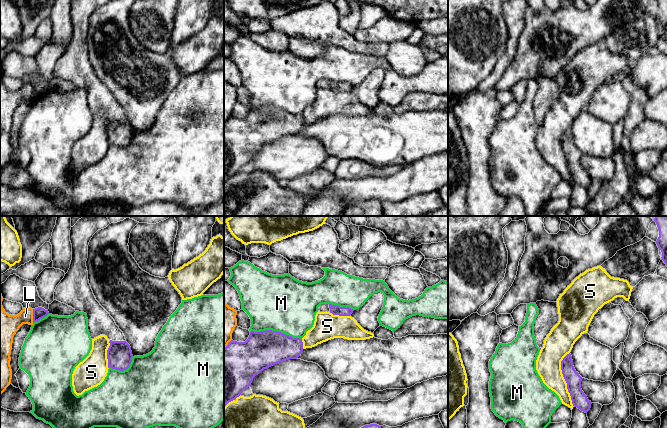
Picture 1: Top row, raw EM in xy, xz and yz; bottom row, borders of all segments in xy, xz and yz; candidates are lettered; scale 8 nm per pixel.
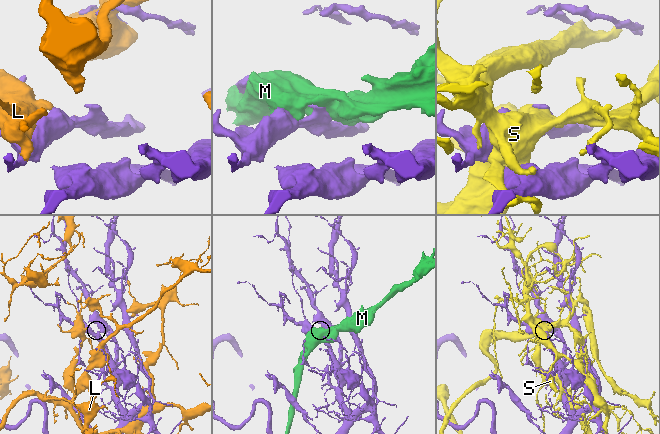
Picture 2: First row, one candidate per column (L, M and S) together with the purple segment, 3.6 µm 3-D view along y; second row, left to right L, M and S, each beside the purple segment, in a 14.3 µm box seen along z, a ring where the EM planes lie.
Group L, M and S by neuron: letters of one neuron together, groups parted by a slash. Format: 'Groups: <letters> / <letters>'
Groups: L / M / S

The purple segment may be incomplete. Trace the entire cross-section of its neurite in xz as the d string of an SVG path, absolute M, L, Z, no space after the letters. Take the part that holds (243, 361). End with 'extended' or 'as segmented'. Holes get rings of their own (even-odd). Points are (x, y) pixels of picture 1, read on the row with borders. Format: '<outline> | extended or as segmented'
M272 330L251 331L245 342L231 340L224 348L224 407L264 369L297 359L302 351L302 339Z | as segmented

